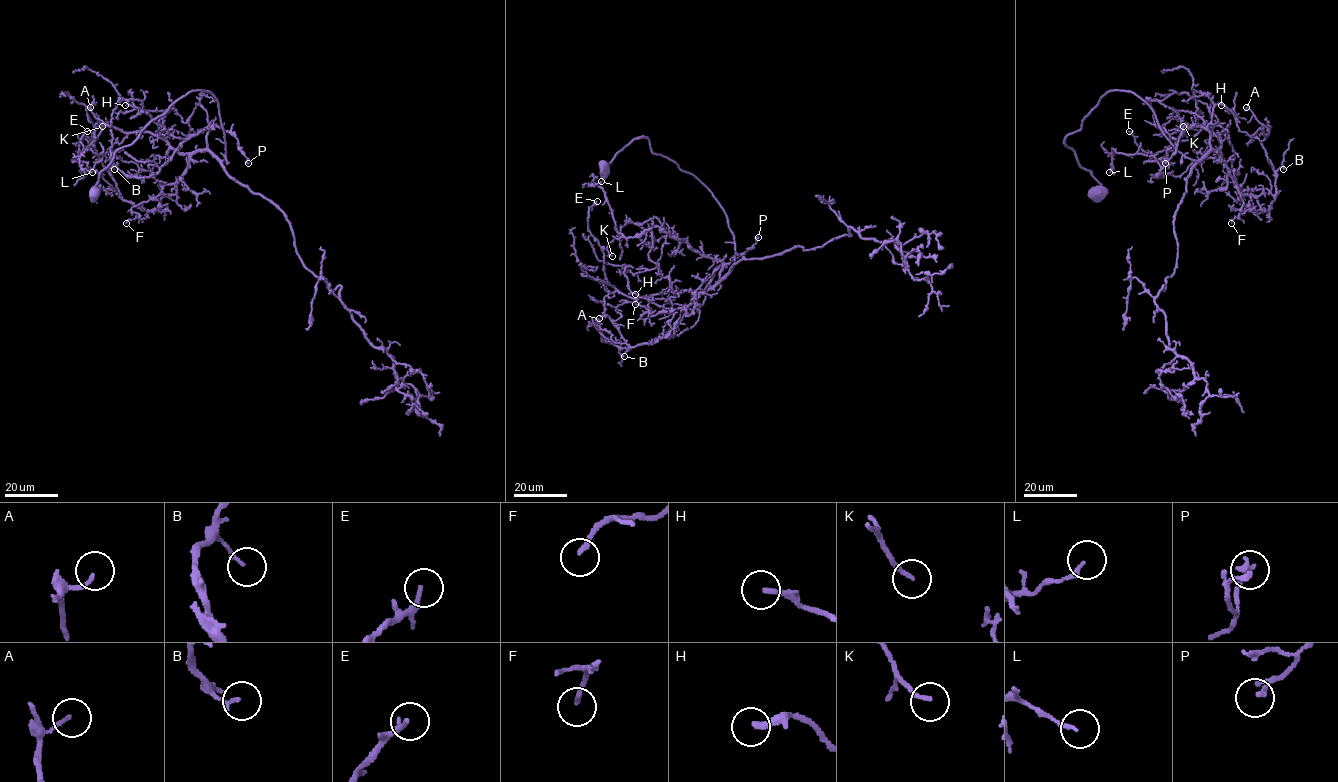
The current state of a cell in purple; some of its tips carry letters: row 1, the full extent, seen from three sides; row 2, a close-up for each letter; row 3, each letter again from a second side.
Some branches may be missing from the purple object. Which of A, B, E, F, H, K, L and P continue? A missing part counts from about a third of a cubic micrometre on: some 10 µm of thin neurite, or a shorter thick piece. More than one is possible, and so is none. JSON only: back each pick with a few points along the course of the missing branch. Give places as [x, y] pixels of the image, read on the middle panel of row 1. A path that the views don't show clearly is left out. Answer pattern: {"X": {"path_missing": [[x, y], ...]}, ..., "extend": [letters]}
{"extend": []}

